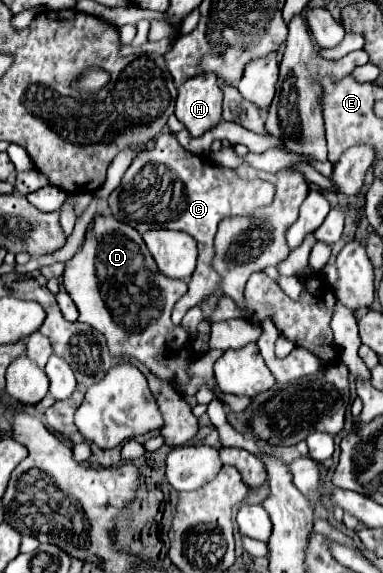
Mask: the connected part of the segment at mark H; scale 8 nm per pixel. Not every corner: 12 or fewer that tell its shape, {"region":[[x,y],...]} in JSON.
{"region":[[217,75],[179,87],[175,115],[193,137],[221,121]]}

